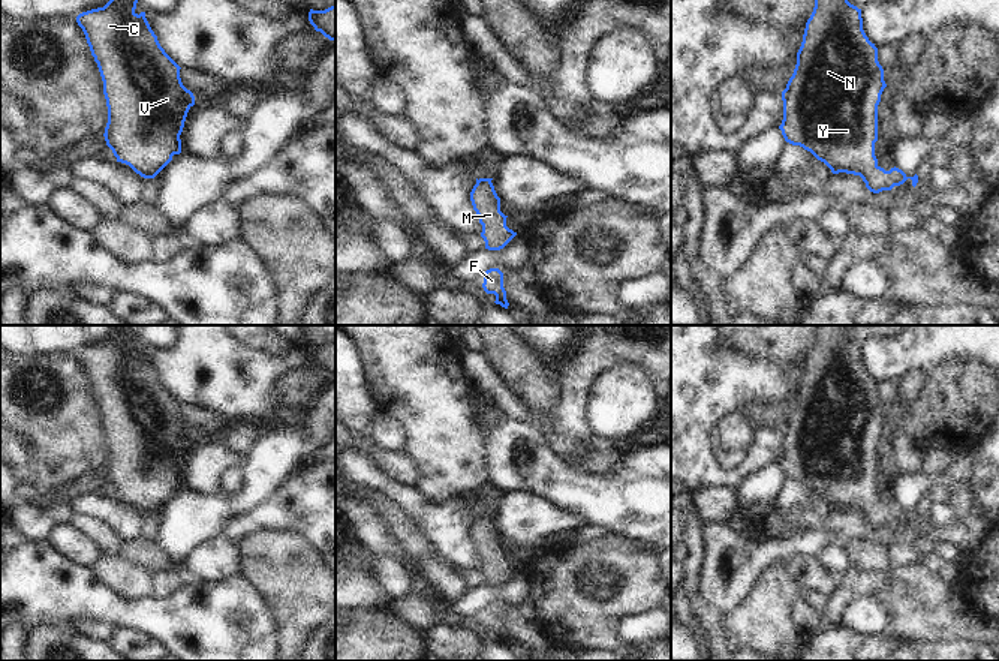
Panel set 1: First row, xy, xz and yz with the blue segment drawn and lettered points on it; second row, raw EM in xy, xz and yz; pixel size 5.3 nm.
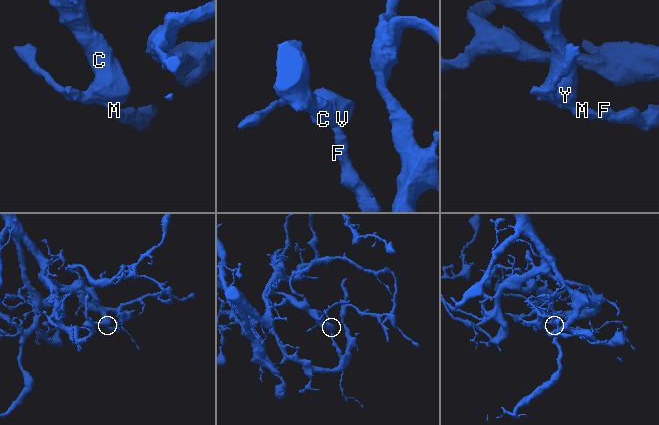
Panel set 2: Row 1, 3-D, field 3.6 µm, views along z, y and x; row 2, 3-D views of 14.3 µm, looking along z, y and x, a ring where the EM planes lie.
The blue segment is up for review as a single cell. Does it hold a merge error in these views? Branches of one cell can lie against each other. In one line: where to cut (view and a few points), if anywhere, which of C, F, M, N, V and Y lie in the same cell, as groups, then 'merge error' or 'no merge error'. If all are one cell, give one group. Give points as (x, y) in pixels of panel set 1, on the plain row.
no cut; C F M N V Y; no merge error

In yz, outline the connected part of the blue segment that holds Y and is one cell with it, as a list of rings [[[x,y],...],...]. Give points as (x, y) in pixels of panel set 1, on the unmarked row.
[[[816,325],[794,409],[782,427],[783,456],[779,465],[786,478],[810,487],[833,510],[860,511],[873,529],[891,526],[908,514],[915,523],[917,510],[908,513],[896,502],[885,507],[878,501],[878,441],[887,420],[878,384],[863,366],[861,345],[848,337],[848,328],[849,325]]]

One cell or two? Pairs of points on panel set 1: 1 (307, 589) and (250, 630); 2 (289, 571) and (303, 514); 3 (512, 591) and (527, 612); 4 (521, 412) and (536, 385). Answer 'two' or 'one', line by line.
1: two
2: two
3: two
4: two

